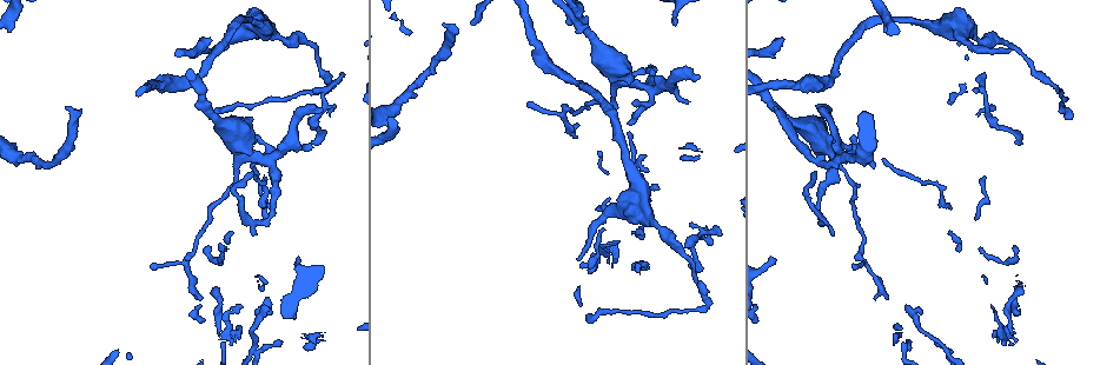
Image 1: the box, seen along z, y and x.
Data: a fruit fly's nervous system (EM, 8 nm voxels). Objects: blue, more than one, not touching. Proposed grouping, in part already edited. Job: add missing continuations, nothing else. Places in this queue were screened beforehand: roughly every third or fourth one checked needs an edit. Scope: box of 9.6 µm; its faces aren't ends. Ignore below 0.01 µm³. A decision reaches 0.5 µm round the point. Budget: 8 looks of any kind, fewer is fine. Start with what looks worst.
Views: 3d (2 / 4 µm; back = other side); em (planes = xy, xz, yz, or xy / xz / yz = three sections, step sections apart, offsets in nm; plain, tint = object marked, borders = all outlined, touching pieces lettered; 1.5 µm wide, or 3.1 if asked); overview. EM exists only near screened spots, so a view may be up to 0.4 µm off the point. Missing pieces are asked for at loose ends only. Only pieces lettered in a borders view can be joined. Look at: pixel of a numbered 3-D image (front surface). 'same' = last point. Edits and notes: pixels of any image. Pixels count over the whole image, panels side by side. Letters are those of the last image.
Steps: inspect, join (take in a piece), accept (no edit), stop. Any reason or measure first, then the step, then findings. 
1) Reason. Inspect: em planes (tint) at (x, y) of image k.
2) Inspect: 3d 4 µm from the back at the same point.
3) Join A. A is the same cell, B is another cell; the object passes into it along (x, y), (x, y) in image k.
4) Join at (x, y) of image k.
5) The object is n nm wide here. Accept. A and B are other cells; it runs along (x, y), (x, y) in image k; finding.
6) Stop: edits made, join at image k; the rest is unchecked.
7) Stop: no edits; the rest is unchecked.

Thin end. Inspect: em planes (tint) at (630, 62) of image 1.

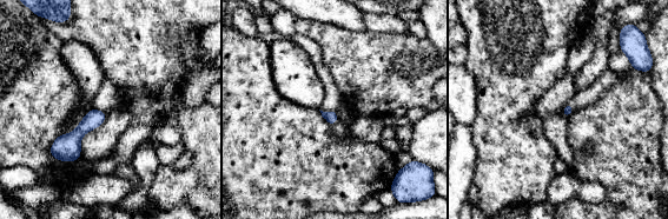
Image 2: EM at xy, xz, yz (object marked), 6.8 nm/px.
See the neighbours. Inspect: em planes (borders) at the same point.

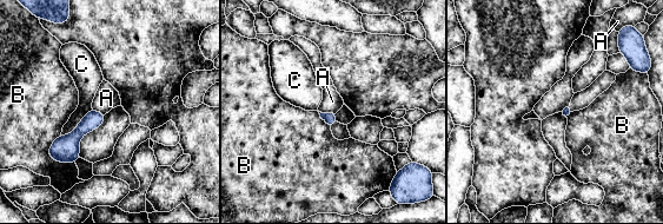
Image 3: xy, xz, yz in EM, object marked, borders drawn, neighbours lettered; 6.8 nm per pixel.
The object is 80 nm wide here. Accept. A, B and C are other cells; none of them fits.

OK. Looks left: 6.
Branch stops here. Inspect: em planes (borders) at (827, 108) of image 1.

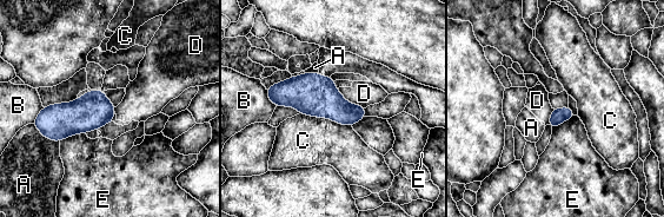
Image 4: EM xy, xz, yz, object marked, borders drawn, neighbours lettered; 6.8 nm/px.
Accept. A, B, C, D and E are other cells; a border runs along (299, 112), (327, 117), (351, 126) in image 4; none of them fits.

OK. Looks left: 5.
Tapers out. Inspect: 3d 2 µm at (1069, 118) of image 1.

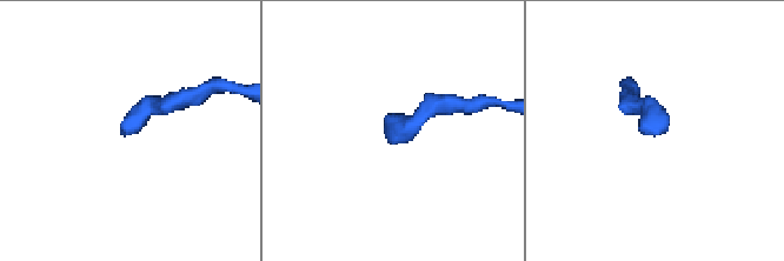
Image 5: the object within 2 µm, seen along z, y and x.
Inspect: em planes (borders) at (390, 126) of image 5.

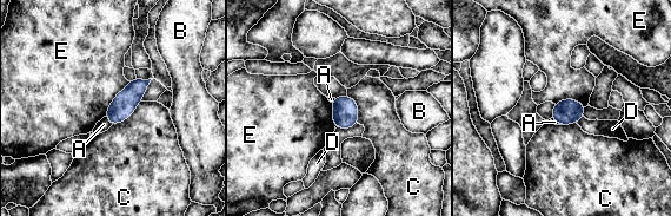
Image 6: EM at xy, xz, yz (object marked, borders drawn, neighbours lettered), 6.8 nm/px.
The longest contact is with E, 300 nm. Accept. A, B, C, D and E are other cells; a border runs along (130, 82), (113, 99), (105, 116) in image 6; none of them fits.

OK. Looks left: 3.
Stop: no edits; the rest is unchecked.

